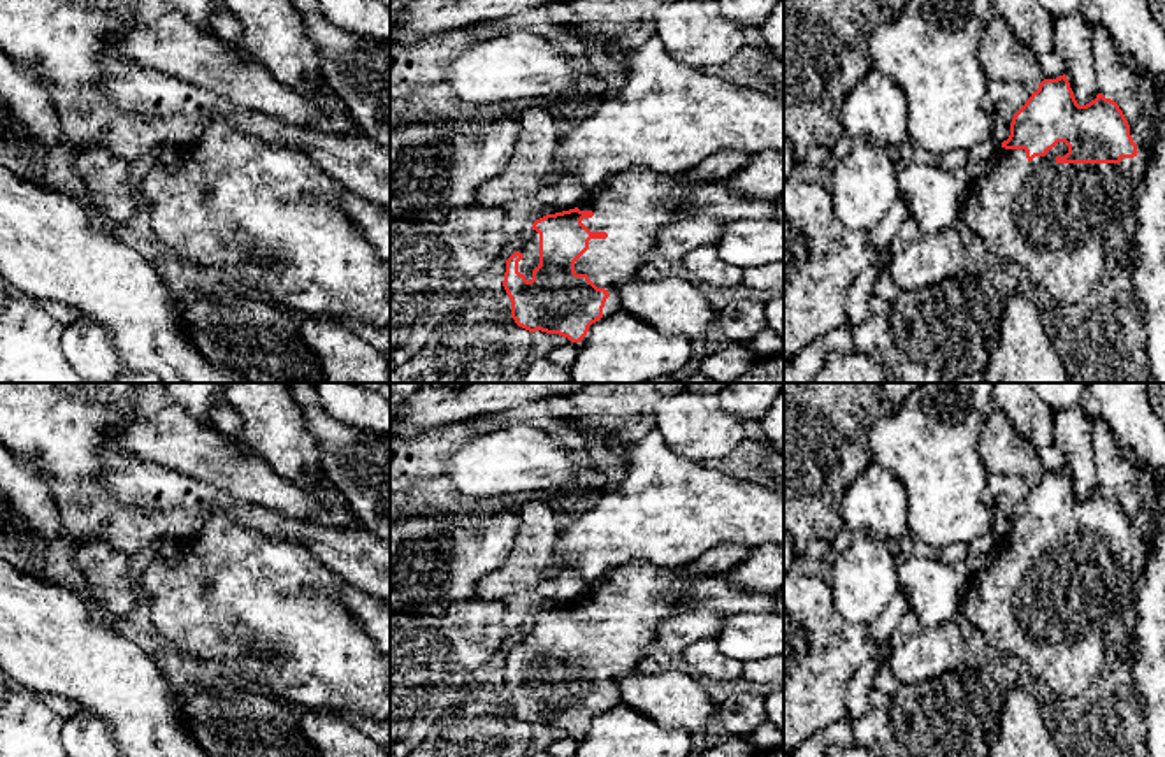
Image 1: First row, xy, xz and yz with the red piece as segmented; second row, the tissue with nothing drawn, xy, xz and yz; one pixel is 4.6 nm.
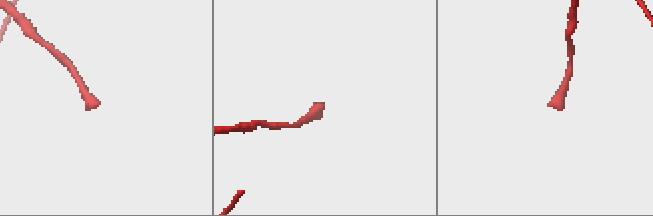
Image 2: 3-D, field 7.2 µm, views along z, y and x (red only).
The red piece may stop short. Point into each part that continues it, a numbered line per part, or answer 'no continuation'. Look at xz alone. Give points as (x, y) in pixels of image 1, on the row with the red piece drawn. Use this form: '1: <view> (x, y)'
1: xz (631, 208)

